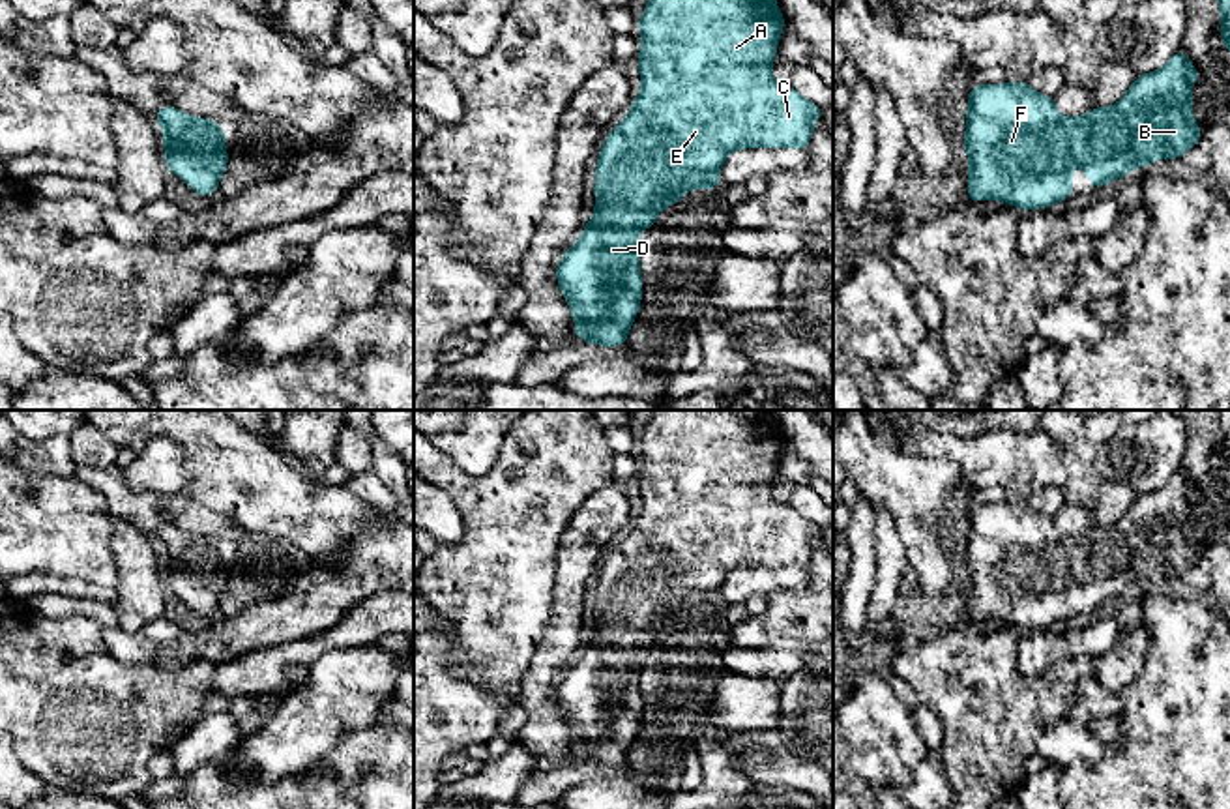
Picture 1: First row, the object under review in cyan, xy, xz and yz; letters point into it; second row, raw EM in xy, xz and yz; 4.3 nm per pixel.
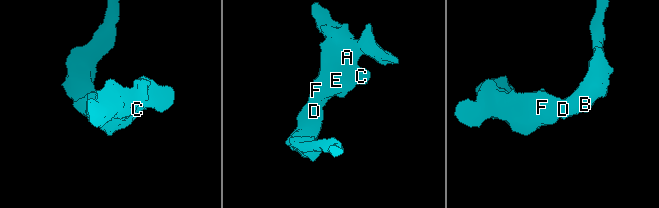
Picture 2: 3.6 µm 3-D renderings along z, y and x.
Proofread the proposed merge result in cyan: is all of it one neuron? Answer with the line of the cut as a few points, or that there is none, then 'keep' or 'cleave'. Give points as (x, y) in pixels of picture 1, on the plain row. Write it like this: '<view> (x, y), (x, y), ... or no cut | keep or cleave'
no cut | keep

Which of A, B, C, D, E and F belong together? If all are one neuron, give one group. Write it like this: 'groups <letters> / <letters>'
groups A B C D E F

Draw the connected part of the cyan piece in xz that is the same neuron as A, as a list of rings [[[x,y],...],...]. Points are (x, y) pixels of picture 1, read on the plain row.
[[[652,410],[637,438],[642,507],[625,539],[605,558],[595,584],[595,631],[577,663],[556,685],[577,757],[620,766],[642,721],[638,650],[695,607],[719,607],[719,592],[734,569],[805,569],[820,526],[794,507],[773,502],[773,478],[784,436],[771,410]]]

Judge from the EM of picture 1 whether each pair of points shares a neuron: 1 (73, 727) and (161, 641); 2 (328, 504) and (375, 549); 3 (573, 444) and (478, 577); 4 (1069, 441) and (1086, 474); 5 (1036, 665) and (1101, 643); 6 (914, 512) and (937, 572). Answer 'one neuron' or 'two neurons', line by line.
1: two neurons
2: two neurons
3: one neuron
4: one neuron
5: one neuron
6: one neuron

